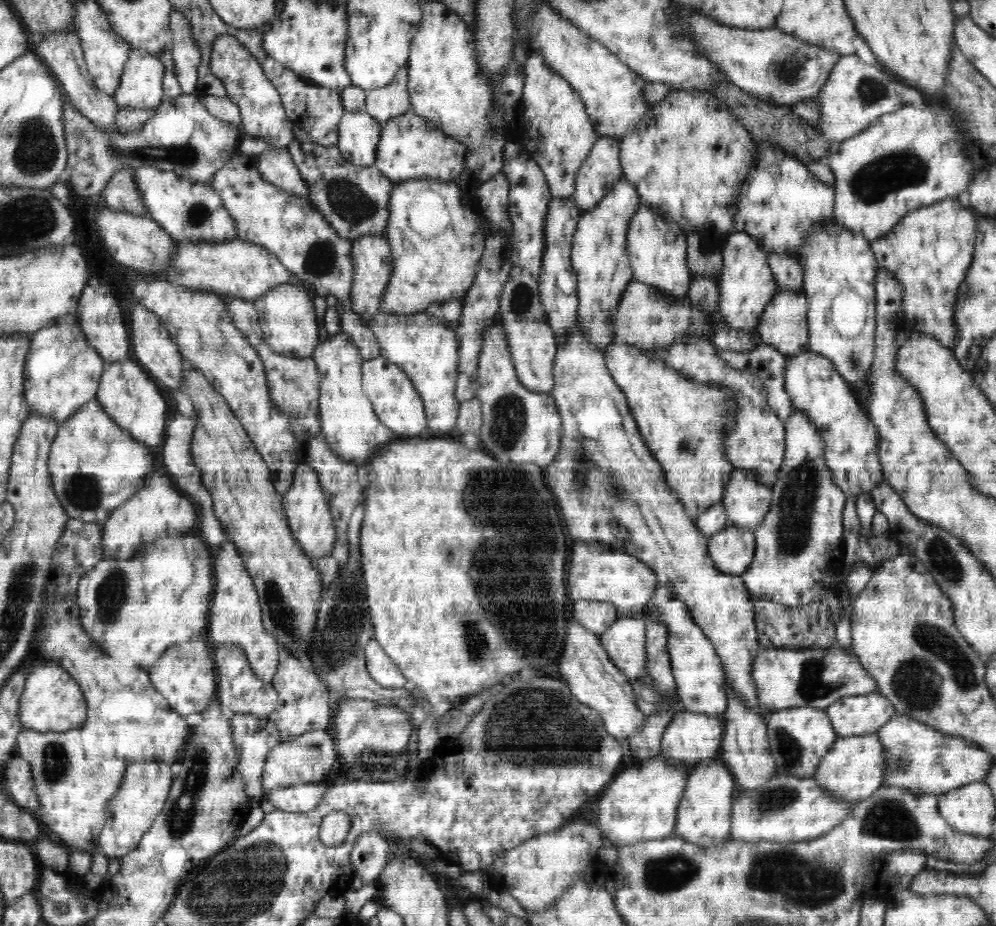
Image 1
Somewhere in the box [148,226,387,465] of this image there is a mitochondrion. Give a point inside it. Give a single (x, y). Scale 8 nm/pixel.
(321, 257)

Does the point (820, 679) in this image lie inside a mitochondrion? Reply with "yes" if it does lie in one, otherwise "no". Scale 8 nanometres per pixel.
yes

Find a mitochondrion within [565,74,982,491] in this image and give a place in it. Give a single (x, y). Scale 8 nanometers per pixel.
(901, 168)

